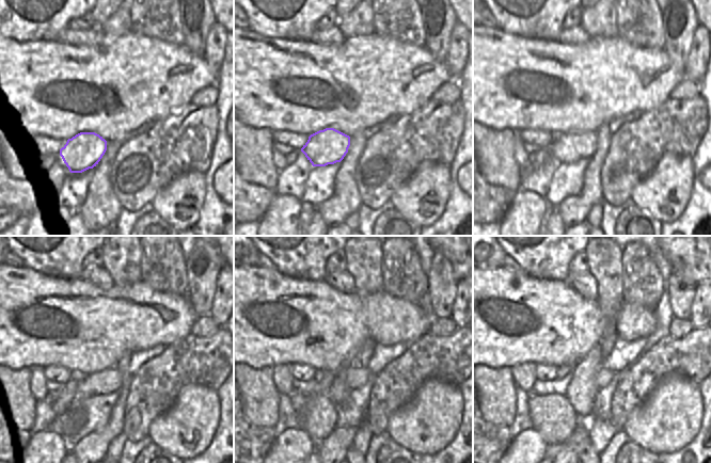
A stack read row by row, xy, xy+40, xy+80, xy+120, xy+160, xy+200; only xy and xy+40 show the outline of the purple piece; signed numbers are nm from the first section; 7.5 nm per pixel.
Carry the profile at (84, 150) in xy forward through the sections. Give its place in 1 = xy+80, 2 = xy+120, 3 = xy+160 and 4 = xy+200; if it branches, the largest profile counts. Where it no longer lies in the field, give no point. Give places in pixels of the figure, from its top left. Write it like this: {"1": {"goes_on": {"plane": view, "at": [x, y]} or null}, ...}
{"1": {"goes_on": {"plane": "xy+80", "at": [565, 148]}}, "2": {"goes_on": {"plane": "xy+120", "at": [106, 382]}}, "3": {"goes_on": {"plane": "xy+160", "at": [354, 376]}}, "4": {"goes_on": {"plane": "xy+200", "at": [599, 377]}}}

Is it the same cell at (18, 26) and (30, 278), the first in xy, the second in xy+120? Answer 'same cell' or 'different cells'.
different cells

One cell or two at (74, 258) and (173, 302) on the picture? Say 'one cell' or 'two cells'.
two cells

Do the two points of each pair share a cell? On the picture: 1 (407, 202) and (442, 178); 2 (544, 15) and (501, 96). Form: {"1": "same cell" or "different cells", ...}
{"1": "same cell", "2": "different cells"}

